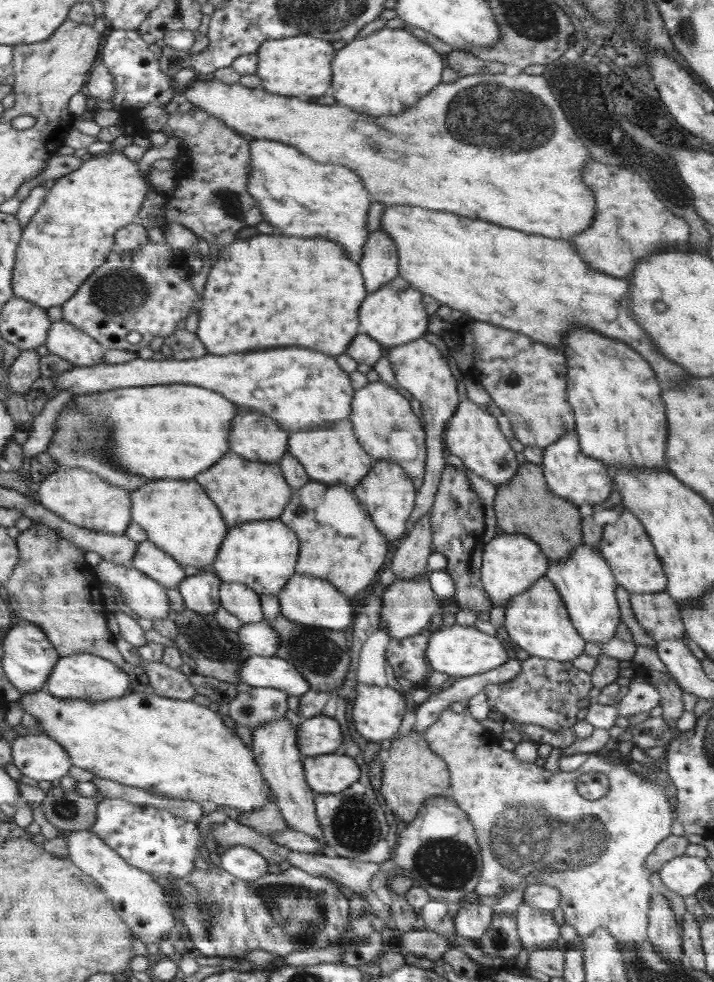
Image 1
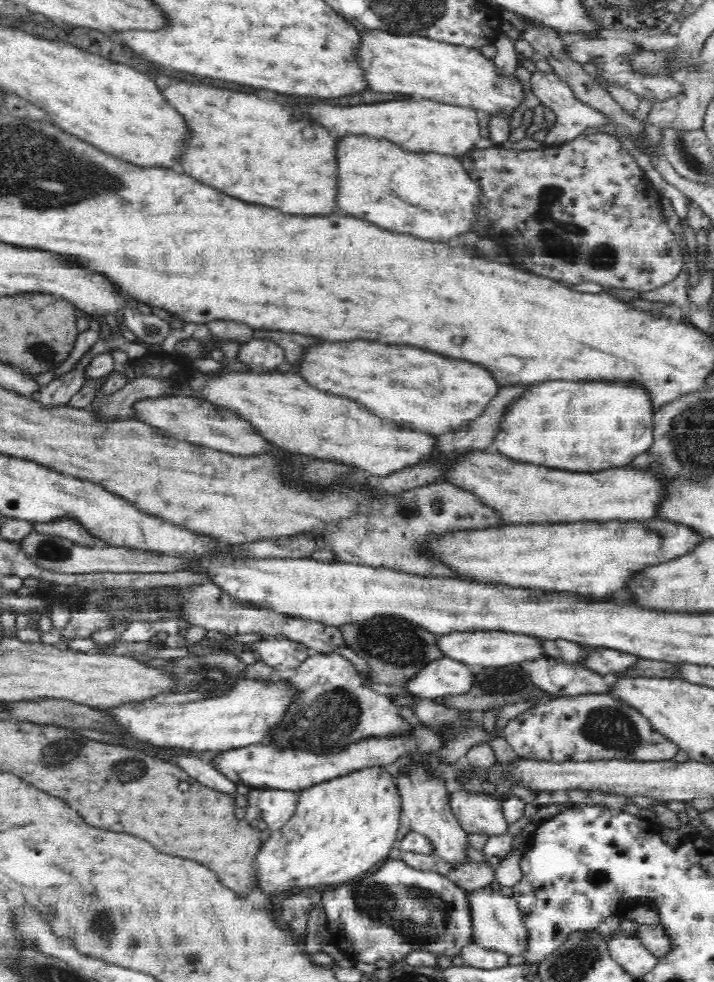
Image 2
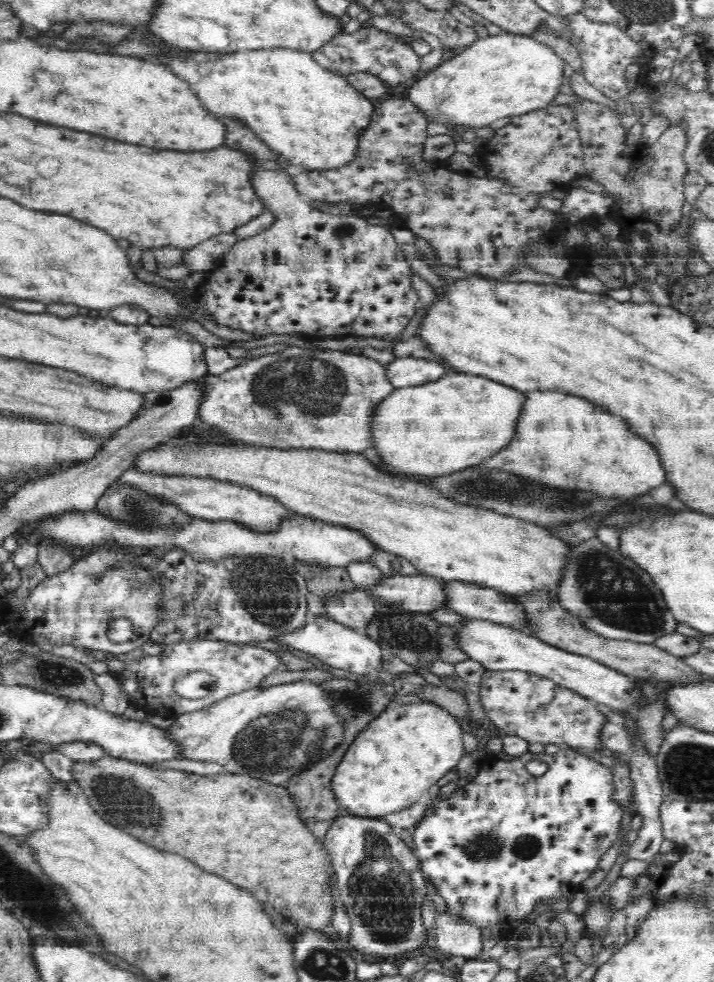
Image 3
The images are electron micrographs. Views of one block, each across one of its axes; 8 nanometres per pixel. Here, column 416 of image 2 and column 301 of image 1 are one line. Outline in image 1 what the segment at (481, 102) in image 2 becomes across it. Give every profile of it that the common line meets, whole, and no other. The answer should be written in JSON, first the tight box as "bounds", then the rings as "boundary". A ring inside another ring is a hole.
{"bounds":[255,35,335,101],"boundary":[[[310,35],[270,39],[255,53],[258,57],[255,74],[260,77],[260,86],[266,92],[308,101],[314,96],[324,96],[331,87],[330,80],[334,72],[330,70],[330,66],[335,54],[327,40]]]}

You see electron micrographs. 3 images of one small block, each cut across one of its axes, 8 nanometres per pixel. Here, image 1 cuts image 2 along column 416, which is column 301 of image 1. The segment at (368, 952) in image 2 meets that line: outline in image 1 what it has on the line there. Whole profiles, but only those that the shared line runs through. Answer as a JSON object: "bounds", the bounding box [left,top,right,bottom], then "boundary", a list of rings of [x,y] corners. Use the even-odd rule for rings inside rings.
{"bounds":[171,856,351,958],"boundary":[[[200,856],[192,876],[172,879],[171,882],[176,891],[182,894],[178,908],[184,917],[183,923],[189,929],[195,948],[204,956],[244,958],[252,950],[266,950],[283,957],[310,948],[328,949],[343,943],[351,927],[348,900],[340,894],[336,882],[325,876],[304,872],[304,869],[295,866],[280,873],[268,872],[260,879],[248,881]]]}

